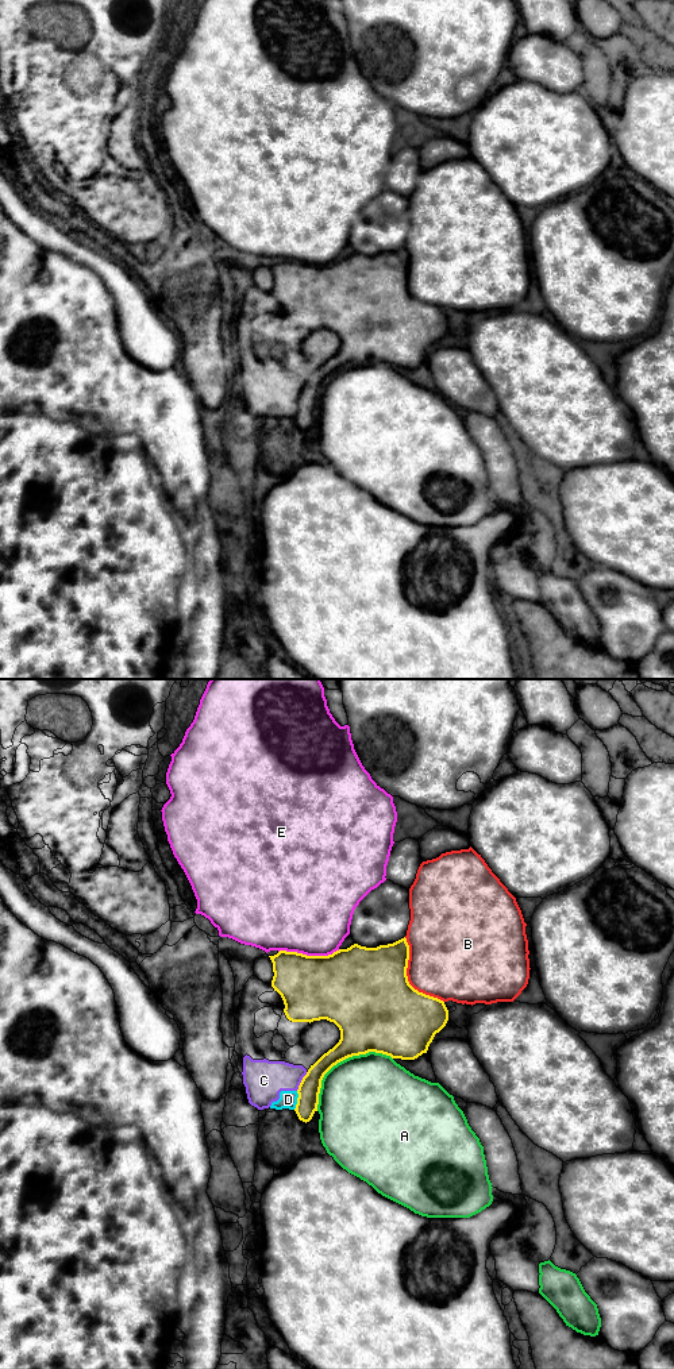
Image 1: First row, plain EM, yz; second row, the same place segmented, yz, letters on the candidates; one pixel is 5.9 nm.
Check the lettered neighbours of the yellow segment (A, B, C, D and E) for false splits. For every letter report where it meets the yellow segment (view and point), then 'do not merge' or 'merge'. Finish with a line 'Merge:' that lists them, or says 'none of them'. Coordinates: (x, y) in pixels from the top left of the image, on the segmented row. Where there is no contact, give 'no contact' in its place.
A: meets yellow in yz at (341, 1060); do not merge
B: meets yellow in yz at (407, 978); do not merge
C: meets yellow in yz at (301, 1082); do not merge
D: meets yellow in yz at (297, 1101); do not merge
E: meets yellow in yz at (308, 956); do not merge
Merge: none of them

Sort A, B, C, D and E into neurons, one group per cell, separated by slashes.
A / B / C D / E

